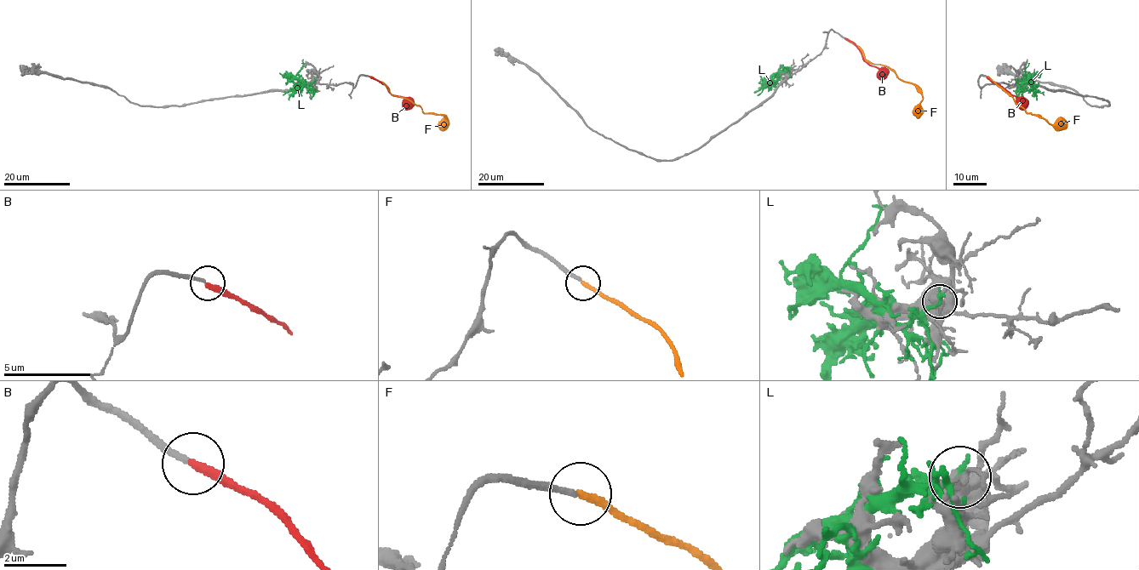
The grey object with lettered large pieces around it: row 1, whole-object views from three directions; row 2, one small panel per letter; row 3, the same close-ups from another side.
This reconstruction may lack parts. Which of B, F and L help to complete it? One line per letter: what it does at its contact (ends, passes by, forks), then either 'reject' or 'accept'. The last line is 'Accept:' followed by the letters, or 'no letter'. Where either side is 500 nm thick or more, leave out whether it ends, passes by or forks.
B: it ends | reject
F: it ends | reject
L: it ends | reject
Accept: no letter

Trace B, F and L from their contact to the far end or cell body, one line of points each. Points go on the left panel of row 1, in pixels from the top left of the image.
B: (370, 76), (380, 81), (393, 95), (403, 97), (403, 105), (408, 109)
F: (370, 76), (382, 82), (393, 95), (419, 105), (425, 113), (443, 115), (448, 122), (445, 125), (443, 122)
L: (314, 81), (294, 87), (283, 95)

